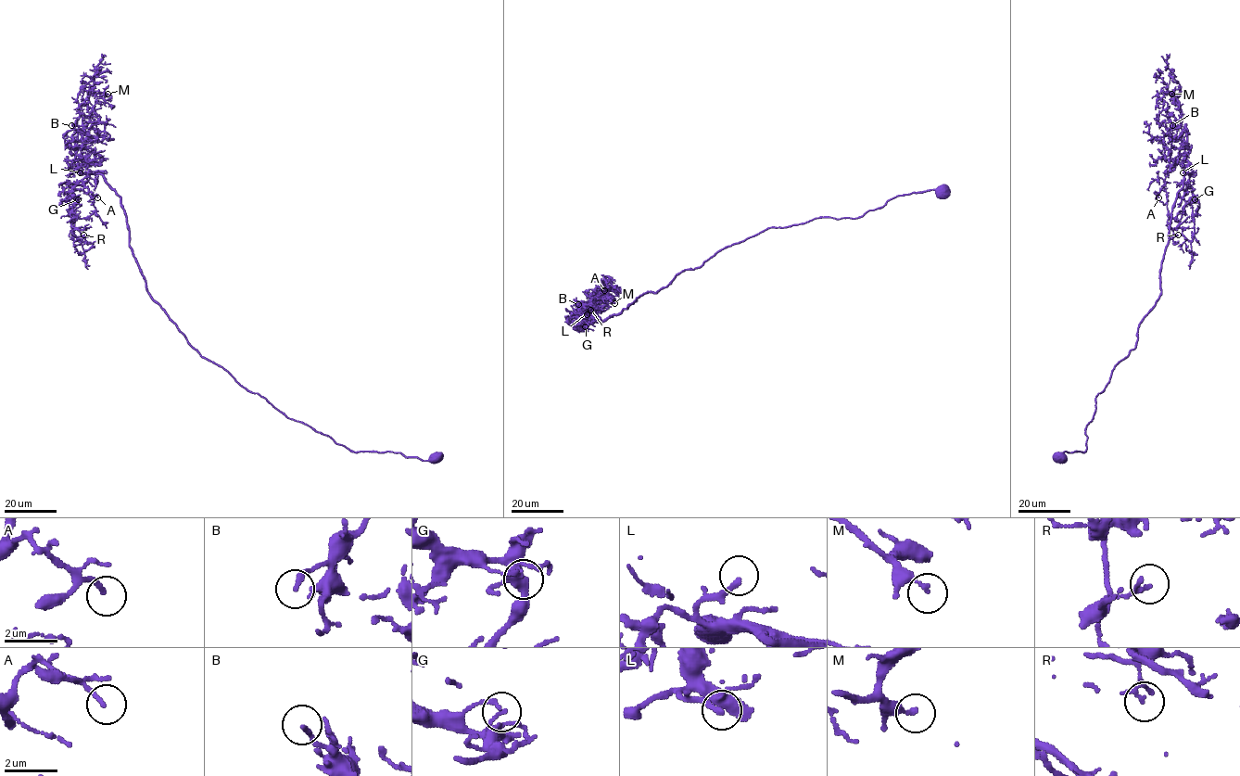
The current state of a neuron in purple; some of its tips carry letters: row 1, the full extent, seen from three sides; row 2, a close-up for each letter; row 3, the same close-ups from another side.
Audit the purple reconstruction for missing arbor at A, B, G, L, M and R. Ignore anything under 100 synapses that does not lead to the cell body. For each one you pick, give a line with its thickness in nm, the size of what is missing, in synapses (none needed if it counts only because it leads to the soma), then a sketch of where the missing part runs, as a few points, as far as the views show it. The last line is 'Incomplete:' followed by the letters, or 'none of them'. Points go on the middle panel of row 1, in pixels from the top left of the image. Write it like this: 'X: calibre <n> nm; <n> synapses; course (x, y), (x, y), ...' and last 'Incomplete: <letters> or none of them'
L: calibre 200 nm; 140 synapses; course (587, 314), (588, 308), (593, 306), (580, 299)
Incomplete: L

